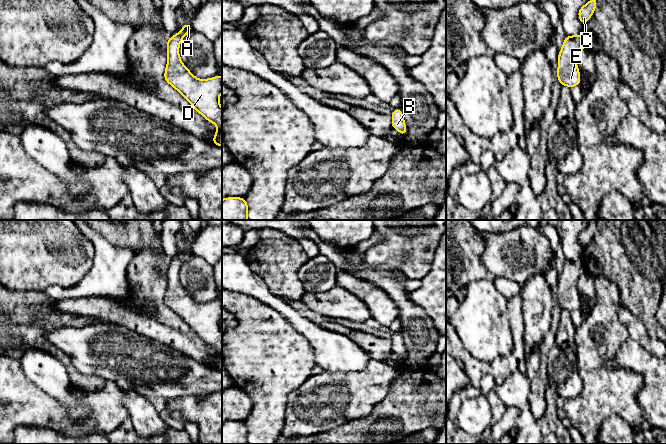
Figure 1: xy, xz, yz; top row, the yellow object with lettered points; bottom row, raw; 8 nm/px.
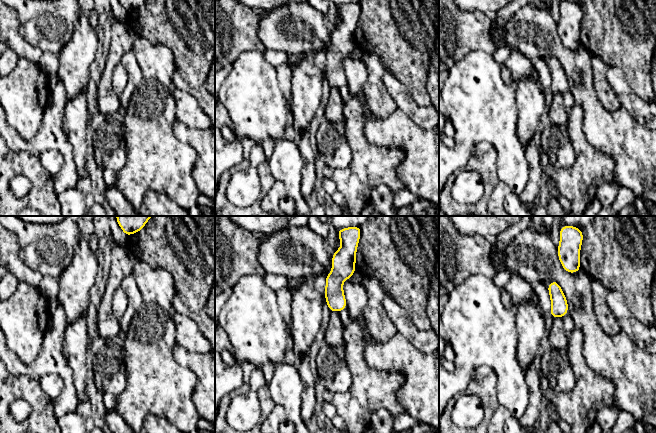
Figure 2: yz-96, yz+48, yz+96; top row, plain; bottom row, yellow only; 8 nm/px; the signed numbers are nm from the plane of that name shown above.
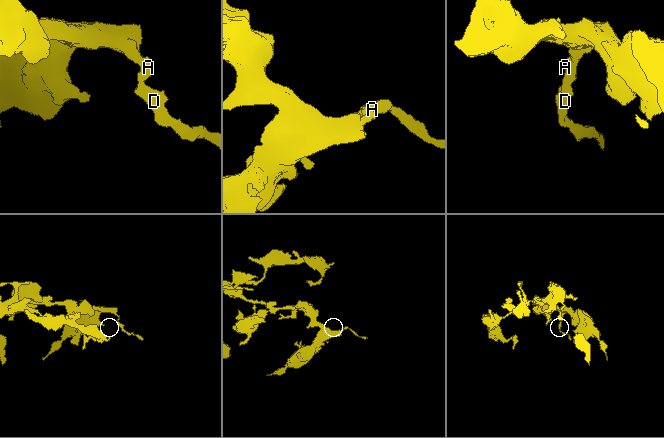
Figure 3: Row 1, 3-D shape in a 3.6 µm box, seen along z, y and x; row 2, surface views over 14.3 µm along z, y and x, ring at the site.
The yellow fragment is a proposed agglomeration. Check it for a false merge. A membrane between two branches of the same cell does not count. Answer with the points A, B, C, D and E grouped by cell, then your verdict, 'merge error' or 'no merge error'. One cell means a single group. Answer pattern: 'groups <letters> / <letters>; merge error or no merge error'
groups A B C D E; no merge error

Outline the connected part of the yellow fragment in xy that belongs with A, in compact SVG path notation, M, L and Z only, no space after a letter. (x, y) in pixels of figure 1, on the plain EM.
M190 247L167 263L167 289L164 304L177 314L195 334L207 345L217 350L212 367L222 371L222 331L219 322L222 317L222 301L198 303L183 288L179 271L182 263L192 254Z

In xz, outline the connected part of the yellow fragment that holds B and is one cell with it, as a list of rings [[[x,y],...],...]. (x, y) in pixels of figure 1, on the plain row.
[[[401,332],[393,333],[391,342],[392,342],[391,346],[392,352],[396,353],[401,359],[405,360],[407,358],[407,351],[405,344],[403,342]]]

